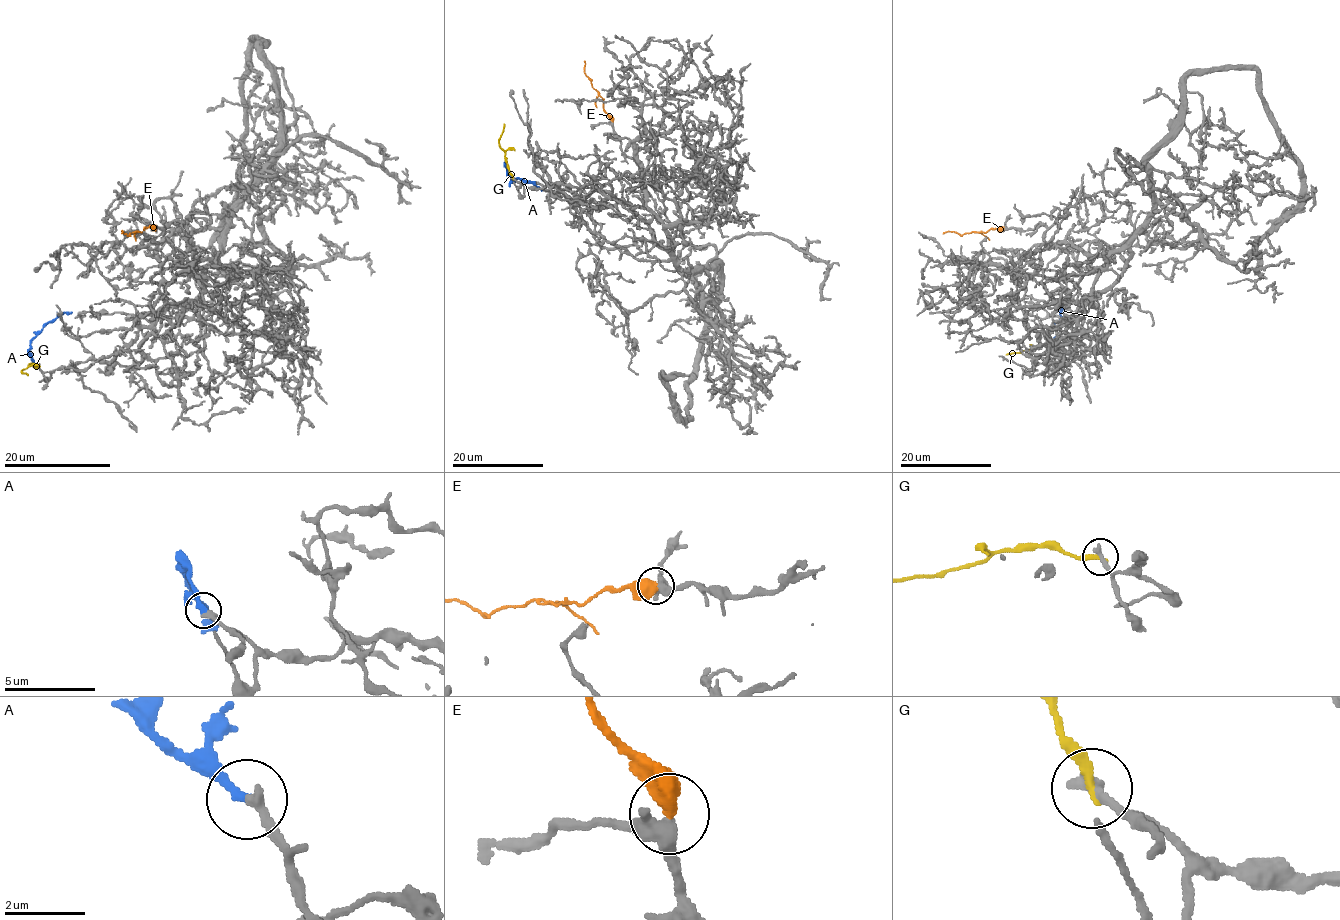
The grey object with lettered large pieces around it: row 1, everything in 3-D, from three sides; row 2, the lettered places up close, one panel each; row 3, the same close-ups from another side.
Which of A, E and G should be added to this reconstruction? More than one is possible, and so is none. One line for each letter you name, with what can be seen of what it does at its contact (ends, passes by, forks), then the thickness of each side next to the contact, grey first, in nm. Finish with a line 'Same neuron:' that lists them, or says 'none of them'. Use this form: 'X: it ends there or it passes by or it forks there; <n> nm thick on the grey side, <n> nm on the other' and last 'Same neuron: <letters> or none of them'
A: it ends there; 320 nm thick on the grey side, 280 nm on the other
Same neuron: A

